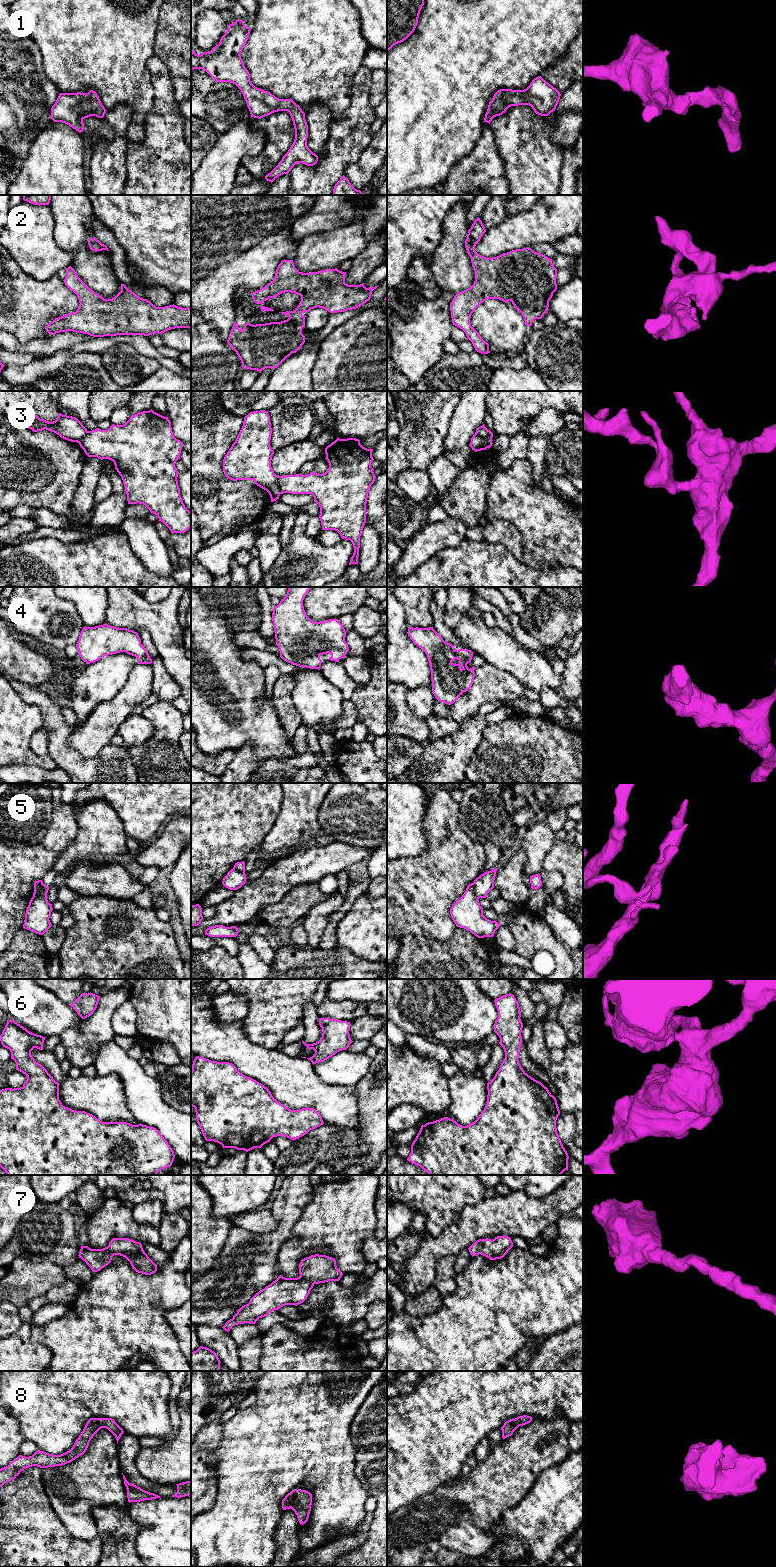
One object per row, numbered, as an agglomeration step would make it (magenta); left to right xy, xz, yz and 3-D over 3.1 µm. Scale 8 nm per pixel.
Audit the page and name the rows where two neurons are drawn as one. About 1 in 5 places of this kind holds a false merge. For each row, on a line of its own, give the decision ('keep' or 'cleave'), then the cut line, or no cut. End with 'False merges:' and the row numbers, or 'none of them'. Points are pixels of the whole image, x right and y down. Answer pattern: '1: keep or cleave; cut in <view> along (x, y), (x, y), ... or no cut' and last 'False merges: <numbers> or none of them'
1: keep; no cut
2: keep; no cut
3: cleave; cut in xz along (277, 476), (280, 493)
4: keep; no cut
5: cleave; cut in xy along (43, 884), (40, 892), (33, 896)
6: keep; no cut
7: keep; no cut
8: keep; no cut
False merges: 3, 5

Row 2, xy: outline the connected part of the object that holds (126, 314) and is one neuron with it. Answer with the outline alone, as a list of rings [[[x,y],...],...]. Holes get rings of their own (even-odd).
[[[69,266],[65,285],[79,299],[76,312],[55,318],[46,331],[55,335],[73,331],[93,337],[117,335],[162,334],[175,328],[191,328],[191,307],[176,305],[156,307],[121,284],[121,291],[112,299],[104,299],[90,289]]]

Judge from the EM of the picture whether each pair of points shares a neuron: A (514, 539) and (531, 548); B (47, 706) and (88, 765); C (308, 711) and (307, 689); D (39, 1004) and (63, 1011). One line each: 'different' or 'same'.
A: different
B: same
C: same
D: same

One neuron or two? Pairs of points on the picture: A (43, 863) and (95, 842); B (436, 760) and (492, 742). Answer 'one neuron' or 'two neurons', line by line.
A: two neurons
B: two neurons

